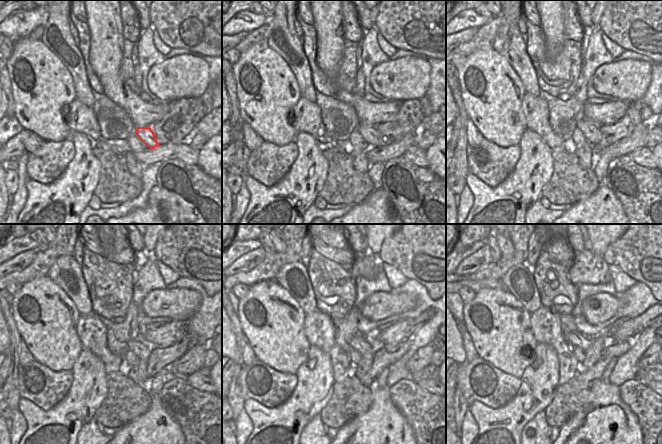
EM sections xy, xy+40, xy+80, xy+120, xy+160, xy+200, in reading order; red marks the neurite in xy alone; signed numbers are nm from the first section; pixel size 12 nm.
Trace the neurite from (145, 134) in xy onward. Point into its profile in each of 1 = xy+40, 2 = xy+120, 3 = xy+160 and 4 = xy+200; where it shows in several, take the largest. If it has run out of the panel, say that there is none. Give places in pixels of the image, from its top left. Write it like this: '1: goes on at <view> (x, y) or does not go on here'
1: goes on at xy+40 (368, 132)
2: goes on at xy+120 (141, 350)
3: goes on at xy+160 (358, 342)
4: goes on at xy+200 (575, 338)

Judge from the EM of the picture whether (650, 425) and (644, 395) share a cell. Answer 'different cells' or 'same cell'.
same cell

